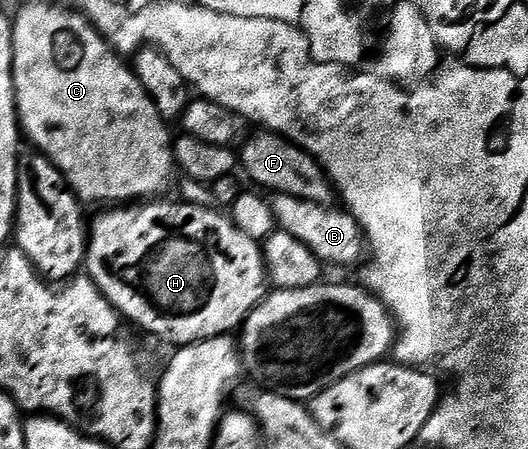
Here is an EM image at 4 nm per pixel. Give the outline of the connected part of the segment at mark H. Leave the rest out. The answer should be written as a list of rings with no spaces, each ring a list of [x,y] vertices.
[[[152,198],[147,202],[136,202],[131,206],[112,206],[101,216],[91,217],[90,227],[86,232],[86,251],[84,254],[83,271],[98,286],[98,290],[109,300],[112,307],[120,313],[125,321],[133,320],[144,332],[157,336],[160,340],[169,340],[172,346],[196,344],[200,340],[209,340],[215,336],[226,336],[235,333],[243,325],[249,312],[253,312],[258,303],[256,296],[256,279],[262,276],[262,264],[258,259],[258,241],[246,238],[242,230],[232,223],[223,211],[215,207],[203,208],[200,204],[179,204],[176,200],[168,198]]]

